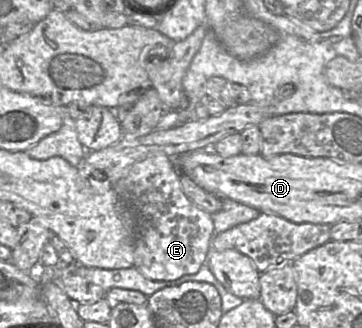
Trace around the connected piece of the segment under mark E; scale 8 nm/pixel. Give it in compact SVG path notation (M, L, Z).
M158 153L133 164L113 186L134 214L134 267L147 279L171 281L196 273L208 260L215 234L212 214L195 206L183 193L175 160Z

